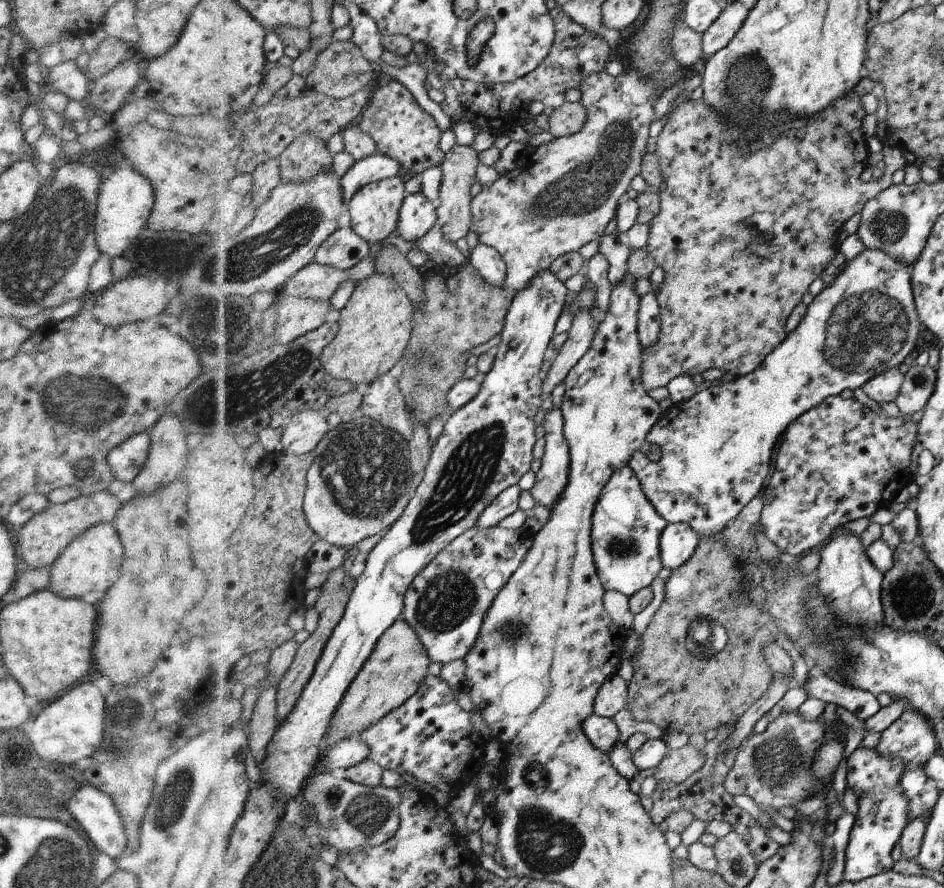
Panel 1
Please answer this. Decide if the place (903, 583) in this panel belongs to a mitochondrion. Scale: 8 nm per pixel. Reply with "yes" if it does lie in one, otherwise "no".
yes

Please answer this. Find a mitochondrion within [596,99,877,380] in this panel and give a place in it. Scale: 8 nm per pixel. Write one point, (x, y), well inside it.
(766, 153)

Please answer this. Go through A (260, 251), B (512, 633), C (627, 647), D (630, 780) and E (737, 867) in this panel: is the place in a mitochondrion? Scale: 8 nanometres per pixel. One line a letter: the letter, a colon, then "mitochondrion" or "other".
A: mitochondrion
B: mitochondrion
C: other
D: other
E: mitochondrion

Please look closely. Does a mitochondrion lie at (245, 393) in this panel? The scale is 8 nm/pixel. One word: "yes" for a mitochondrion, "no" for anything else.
yes

